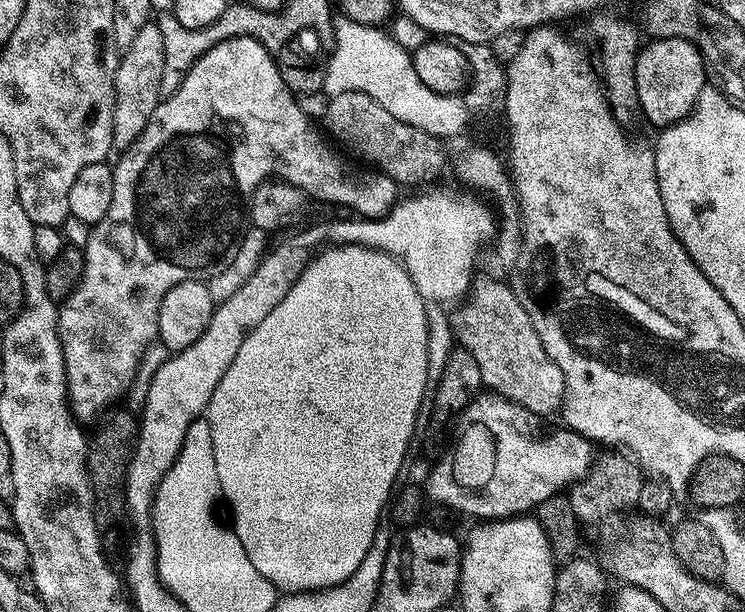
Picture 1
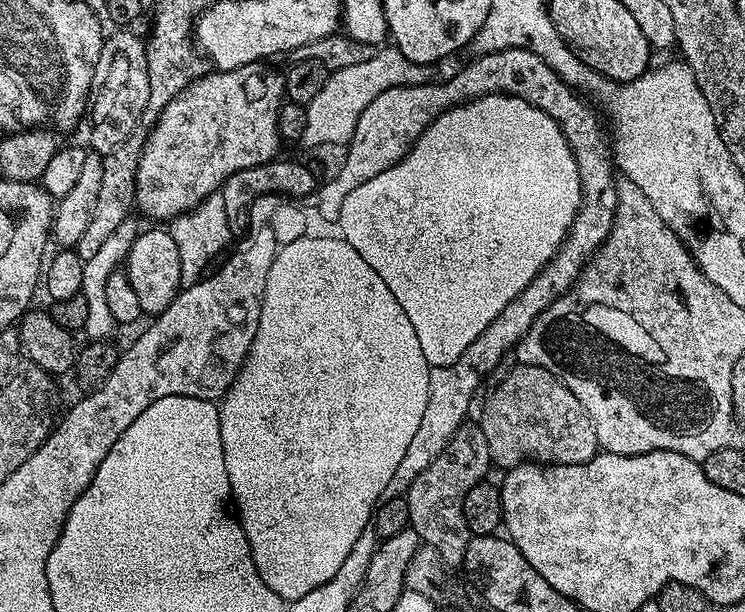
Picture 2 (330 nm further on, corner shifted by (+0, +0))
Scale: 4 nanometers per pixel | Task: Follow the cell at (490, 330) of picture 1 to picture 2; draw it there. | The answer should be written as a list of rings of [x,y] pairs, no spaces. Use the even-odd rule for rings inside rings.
[[[520,364],[493,390],[484,404],[484,413],[478,417],[482,434],[486,434],[486,446],[490,446],[490,458],[500,470],[516,468],[519,464],[581,464],[590,462],[601,451],[598,434],[590,414],[574,394],[554,374],[538,366]]]

